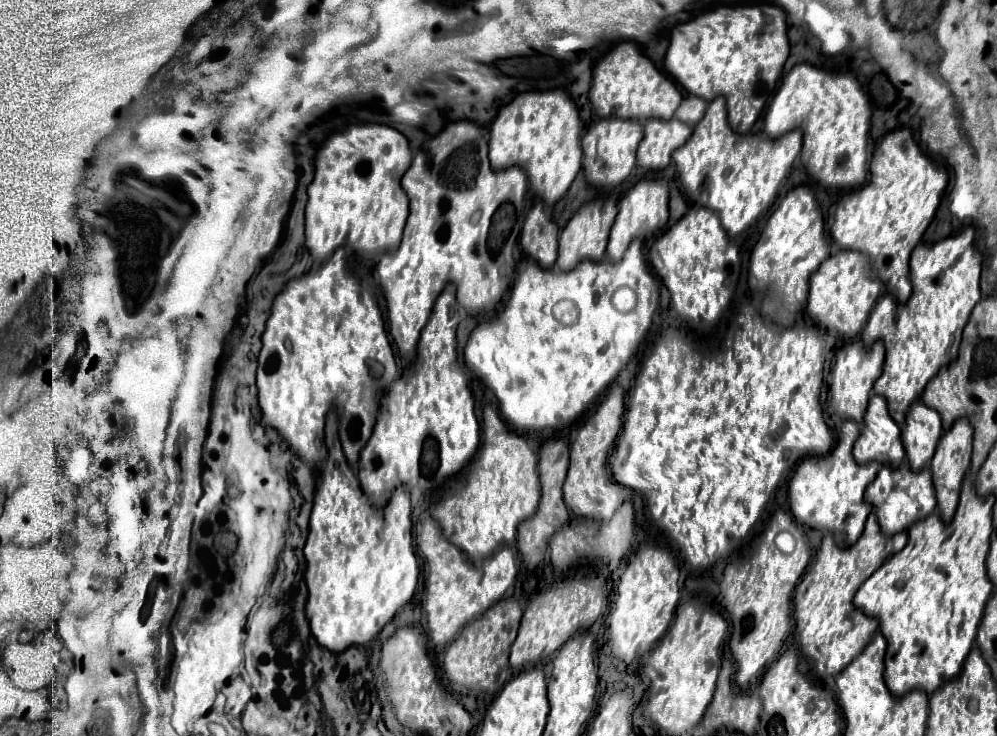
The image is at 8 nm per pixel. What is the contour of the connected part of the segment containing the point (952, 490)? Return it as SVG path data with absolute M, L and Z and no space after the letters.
M961 417L953 423L949 433L945 433L935 449L933 461L931 461L931 473L933 473L933 485L937 493L937 507L941 509L941 519L949 523L953 519L953 513L957 509L959 501L959 491L961 491L961 481L965 477L965 471L971 463L971 443L973 443L973 427L967 417Z

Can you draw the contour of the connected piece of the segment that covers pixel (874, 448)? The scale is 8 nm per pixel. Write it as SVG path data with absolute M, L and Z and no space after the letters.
M871 395L863 429L853 445L857 463L877 461L883 465L899 465L905 457L901 431L887 413L887 401L881 395Z

